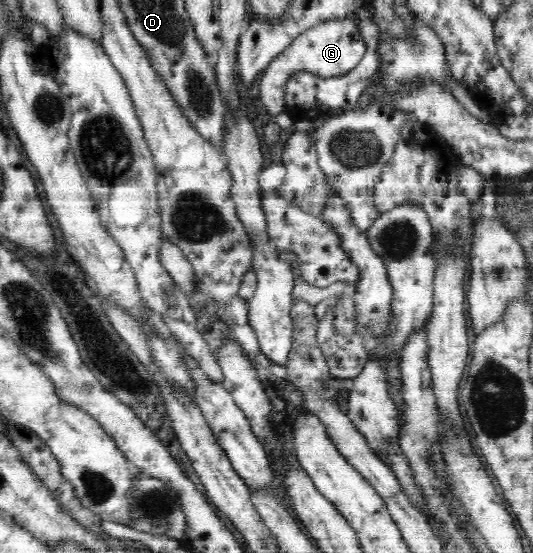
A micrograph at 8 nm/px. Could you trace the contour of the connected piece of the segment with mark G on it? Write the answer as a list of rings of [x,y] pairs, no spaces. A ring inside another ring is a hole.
[[[347,16],[344,20],[320,22],[300,34],[288,48],[271,59],[268,69],[263,72],[260,82],[260,97],[266,111],[272,115],[285,110],[286,82],[298,72],[310,72],[321,78],[344,76],[354,70],[366,52],[366,43],[357,27],[357,16]]]

